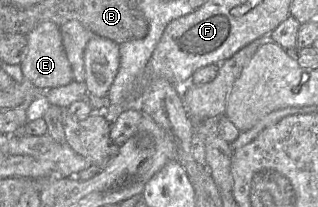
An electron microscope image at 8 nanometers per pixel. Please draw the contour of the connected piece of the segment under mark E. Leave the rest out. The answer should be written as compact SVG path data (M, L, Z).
M45 21L26 37L27 51L20 63L26 81L41 89L58 88L73 81L57 24Z

